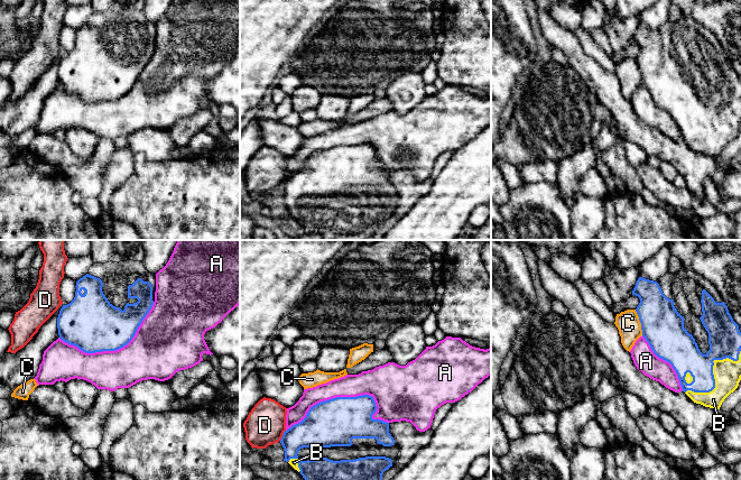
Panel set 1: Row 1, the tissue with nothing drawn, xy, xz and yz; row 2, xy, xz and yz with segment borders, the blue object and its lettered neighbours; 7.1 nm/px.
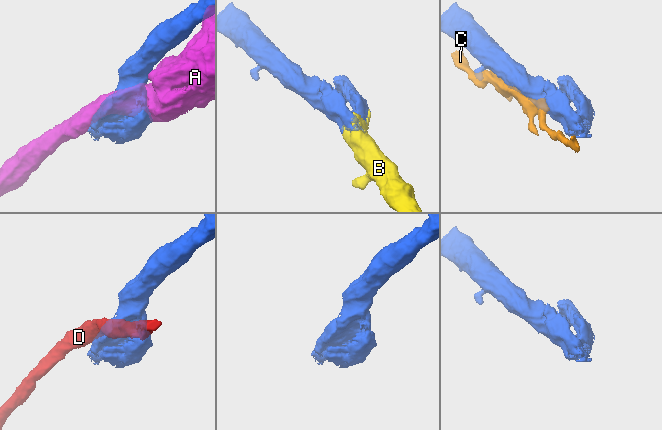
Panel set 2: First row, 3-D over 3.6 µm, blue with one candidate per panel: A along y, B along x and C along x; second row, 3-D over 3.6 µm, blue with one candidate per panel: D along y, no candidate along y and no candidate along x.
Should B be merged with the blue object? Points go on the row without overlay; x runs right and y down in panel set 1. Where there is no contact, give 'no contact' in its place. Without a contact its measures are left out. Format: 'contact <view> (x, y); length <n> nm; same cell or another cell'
contact yz (712, 121); length 500 nm; same cell

